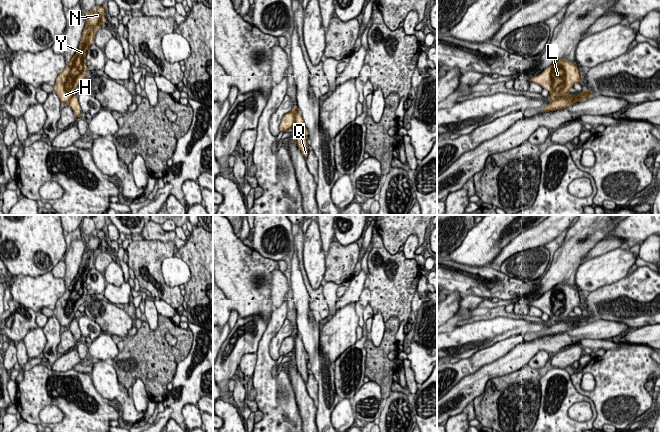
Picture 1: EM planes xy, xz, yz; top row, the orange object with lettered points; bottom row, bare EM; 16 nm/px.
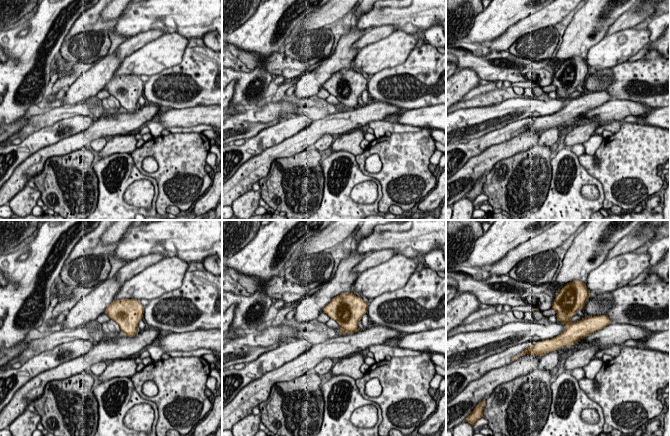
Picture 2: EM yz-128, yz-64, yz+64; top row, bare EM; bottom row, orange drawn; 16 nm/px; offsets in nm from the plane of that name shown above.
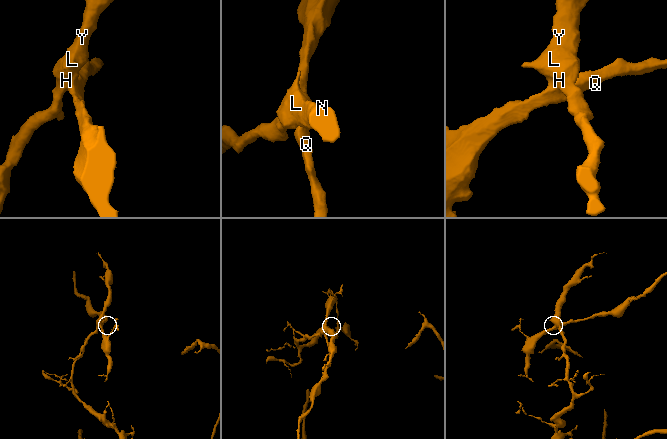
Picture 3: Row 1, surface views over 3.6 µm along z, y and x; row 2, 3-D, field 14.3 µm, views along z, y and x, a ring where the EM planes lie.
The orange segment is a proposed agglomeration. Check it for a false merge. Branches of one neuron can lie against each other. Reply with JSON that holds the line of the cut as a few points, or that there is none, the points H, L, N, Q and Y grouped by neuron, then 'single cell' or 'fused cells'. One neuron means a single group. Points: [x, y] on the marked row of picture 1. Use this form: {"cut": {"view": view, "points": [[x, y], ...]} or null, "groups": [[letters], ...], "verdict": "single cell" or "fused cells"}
{"cut": {"view": "yz", "points": [[570, 95], [551, 100]]}, "groups": [["H", "L", "N", "Y"], ["Q"]], "verdict": "fused cells"}

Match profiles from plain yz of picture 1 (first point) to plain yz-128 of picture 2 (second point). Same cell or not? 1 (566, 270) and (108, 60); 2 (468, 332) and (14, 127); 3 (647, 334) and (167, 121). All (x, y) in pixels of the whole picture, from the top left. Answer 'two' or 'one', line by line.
1: one
2: one
3: one

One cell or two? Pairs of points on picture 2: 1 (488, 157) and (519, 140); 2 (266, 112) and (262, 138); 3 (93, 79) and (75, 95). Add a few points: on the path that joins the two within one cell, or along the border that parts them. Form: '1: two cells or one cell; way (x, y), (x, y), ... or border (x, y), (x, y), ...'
1: one cell; way (496, 152), (511, 147)
2: two cells; border (282, 120), (263, 128), (248, 139)
3: one cell; way (89, 83), (79, 91)

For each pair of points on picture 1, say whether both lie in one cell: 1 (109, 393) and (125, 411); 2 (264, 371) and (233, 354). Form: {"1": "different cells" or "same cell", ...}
{"1": "same cell", "2": "different cells"}

